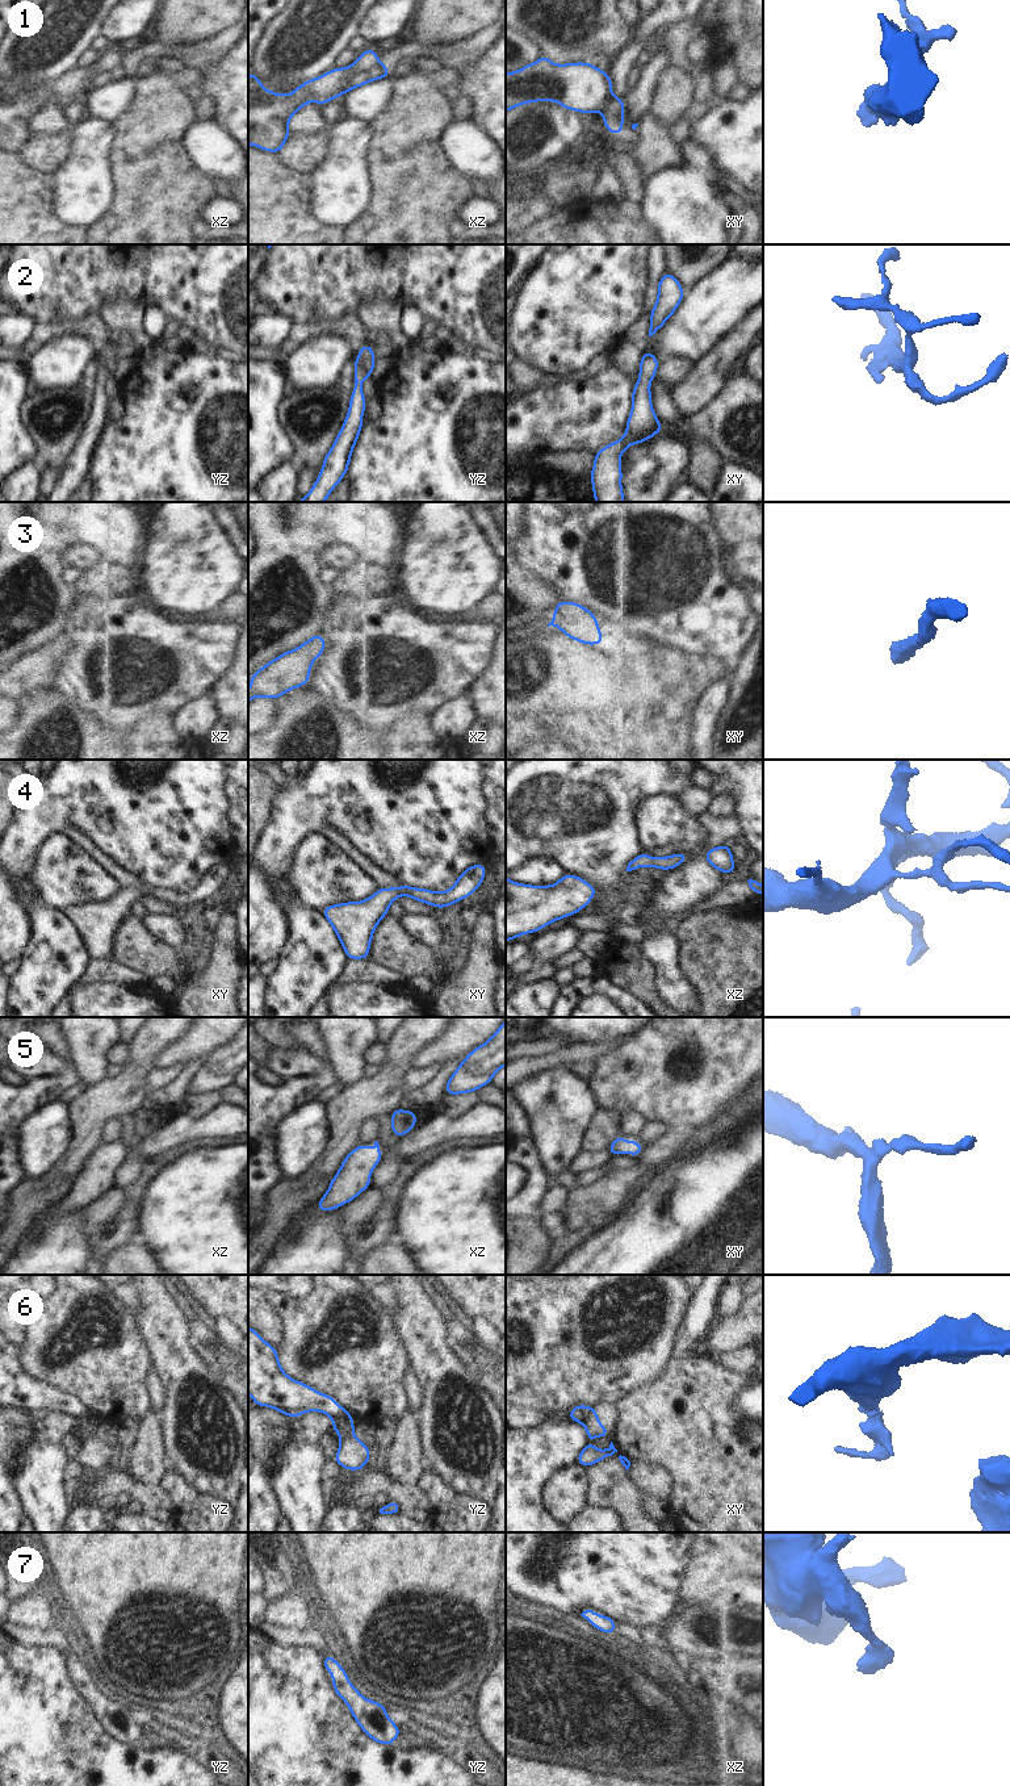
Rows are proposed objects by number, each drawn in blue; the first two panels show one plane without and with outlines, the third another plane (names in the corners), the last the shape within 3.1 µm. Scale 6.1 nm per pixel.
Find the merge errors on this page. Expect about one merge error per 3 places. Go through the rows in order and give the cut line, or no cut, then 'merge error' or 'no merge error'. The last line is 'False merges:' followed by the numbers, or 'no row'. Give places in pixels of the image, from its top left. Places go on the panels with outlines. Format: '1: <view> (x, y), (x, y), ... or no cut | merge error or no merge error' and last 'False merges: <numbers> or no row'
1: no cut | no merge error
2: no cut | no merge error
3: no cut | no merge error
4: no cut | no merge error
5: no cut | no merge error
6: xy (591, 1408), (582, 1422) | merge error
7: no cut | no merge error
False merges: 6

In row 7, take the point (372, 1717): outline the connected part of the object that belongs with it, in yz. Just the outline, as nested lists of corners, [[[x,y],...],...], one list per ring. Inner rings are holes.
[[[322,1656],[322,1660],[326,1670],[334,1676],[332,1687],[335,1693],[349,1707],[361,1729],[373,1741],[393,1745],[402,1728],[389,1719],[387,1710],[377,1701],[364,1698],[348,1680],[345,1668],[339,1665],[334,1656]]]

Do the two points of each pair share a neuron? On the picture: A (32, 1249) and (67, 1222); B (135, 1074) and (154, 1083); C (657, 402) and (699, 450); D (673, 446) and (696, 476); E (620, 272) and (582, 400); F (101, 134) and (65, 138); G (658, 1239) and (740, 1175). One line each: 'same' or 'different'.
A: same
B: different
C: different
D: different
E: different
F: different
G: same

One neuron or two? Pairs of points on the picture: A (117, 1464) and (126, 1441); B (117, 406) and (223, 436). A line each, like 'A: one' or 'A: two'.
A: one
B: two

